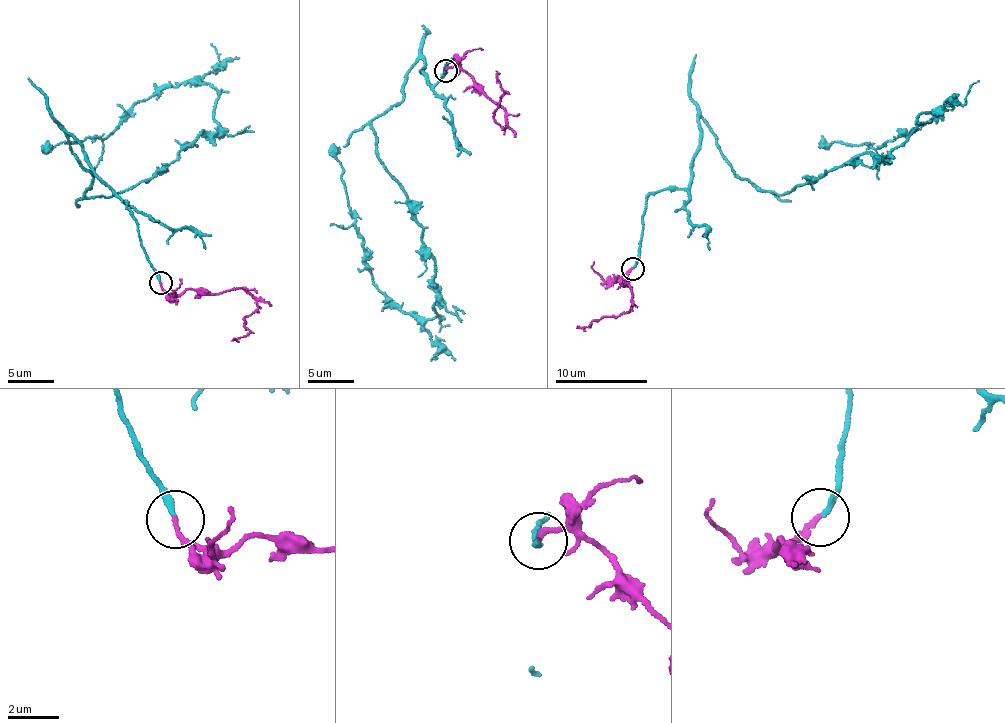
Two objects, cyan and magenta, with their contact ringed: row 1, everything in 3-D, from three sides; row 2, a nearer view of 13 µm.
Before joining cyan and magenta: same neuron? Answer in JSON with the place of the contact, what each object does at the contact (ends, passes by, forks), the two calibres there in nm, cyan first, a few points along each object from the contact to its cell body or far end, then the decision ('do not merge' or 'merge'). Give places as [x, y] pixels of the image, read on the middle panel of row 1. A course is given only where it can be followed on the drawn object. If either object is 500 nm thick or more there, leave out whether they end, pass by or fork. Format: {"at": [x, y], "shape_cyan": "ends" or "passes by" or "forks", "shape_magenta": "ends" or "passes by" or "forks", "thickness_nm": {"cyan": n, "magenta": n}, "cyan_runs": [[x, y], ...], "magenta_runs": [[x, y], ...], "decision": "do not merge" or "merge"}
{"at": [446, 71], "shape_cyan": "ends", "shape_magenta": "ends", "thickness_nm": {"cyan": 200, "magenta": 180}, "cyan_runs": [[445, 71], [434, 84], [420, 60], [371, 121], [441, 318], [372, 280], [333, 144]], "magenta_runs": [[445, 71], [449, 66], [465, 69], [504, 111], [508, 127], [503, 128], [493, 121], [505, 90], [496, 71]], "decision": "merge"}

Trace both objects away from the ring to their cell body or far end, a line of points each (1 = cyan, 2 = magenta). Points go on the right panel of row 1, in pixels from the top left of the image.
1: (633, 269), (701, 117), (730, 171), (784, 194), (940, 109), (875, 149), (820, 141)
2: (633, 269), (615, 278), (626, 284), (632, 297), (630, 312), (577, 328)

